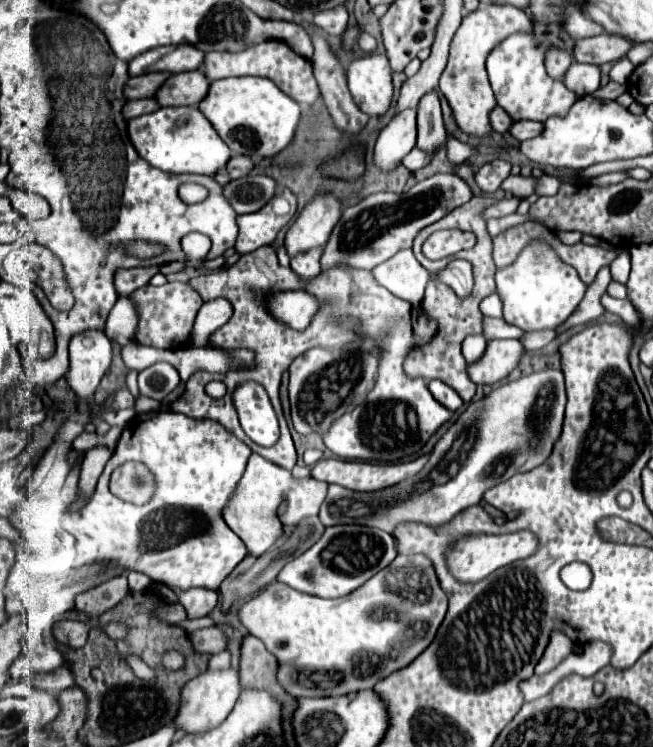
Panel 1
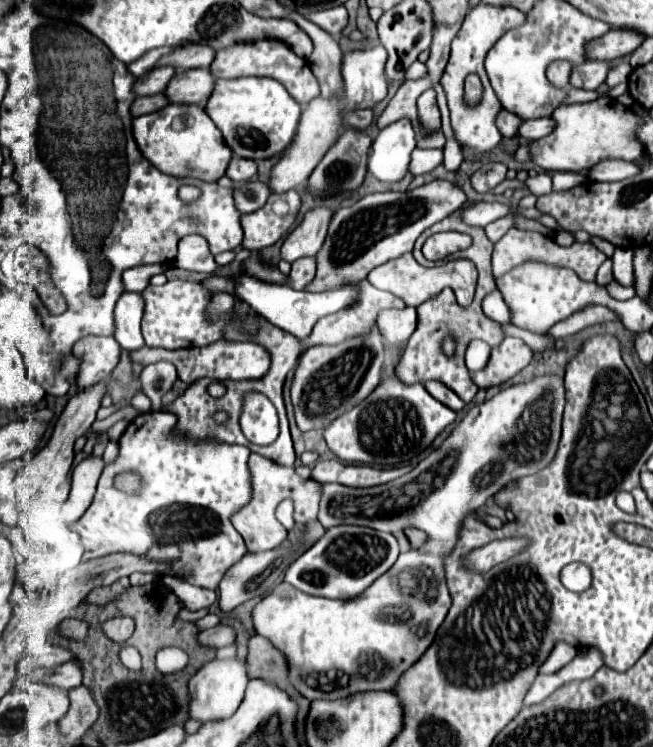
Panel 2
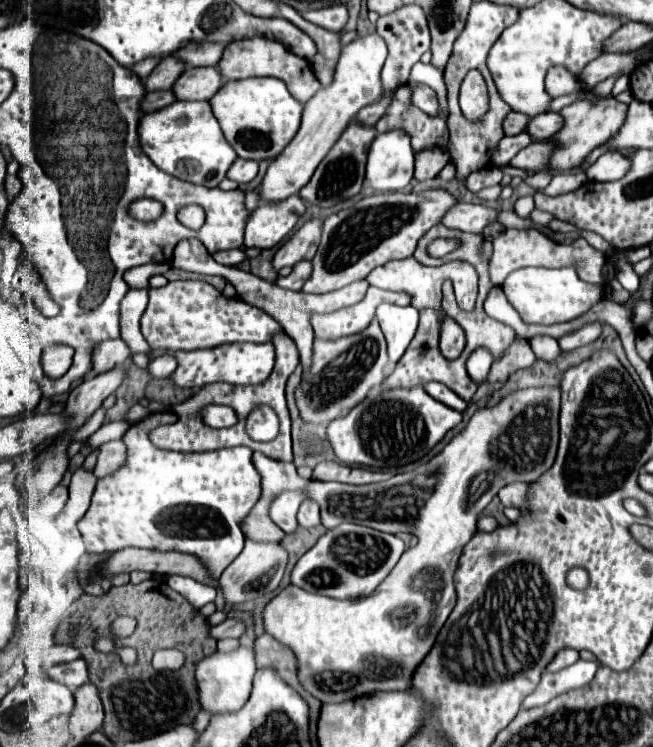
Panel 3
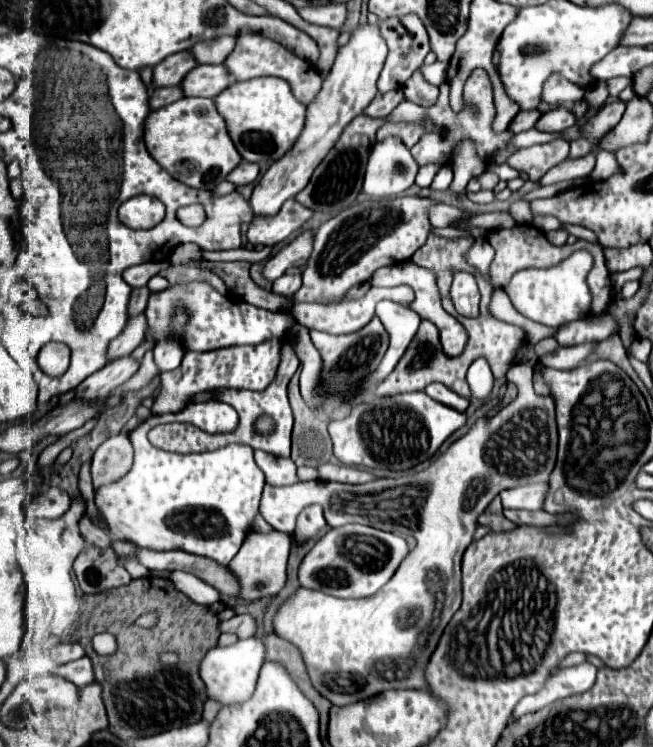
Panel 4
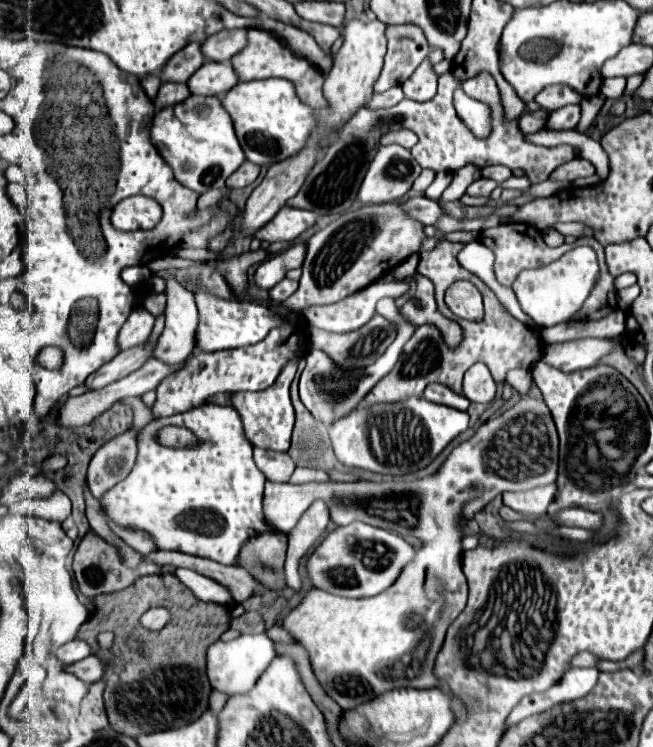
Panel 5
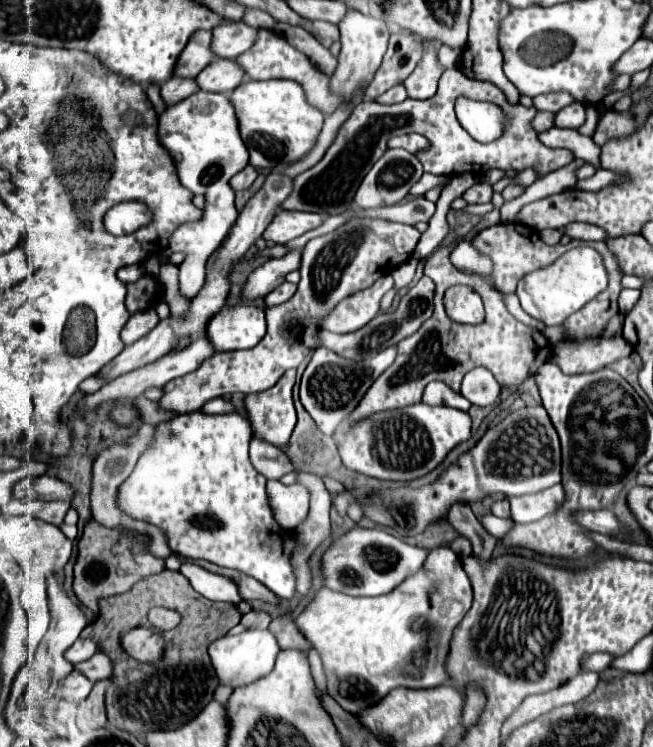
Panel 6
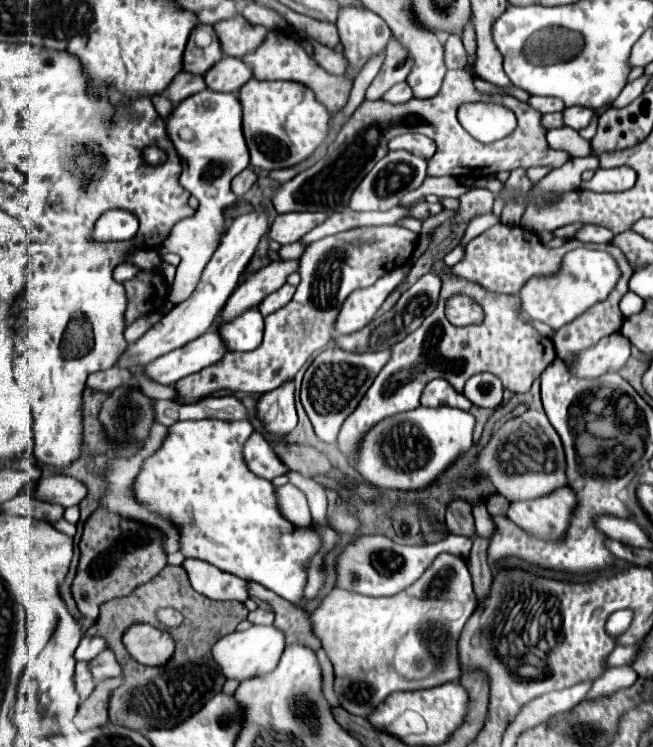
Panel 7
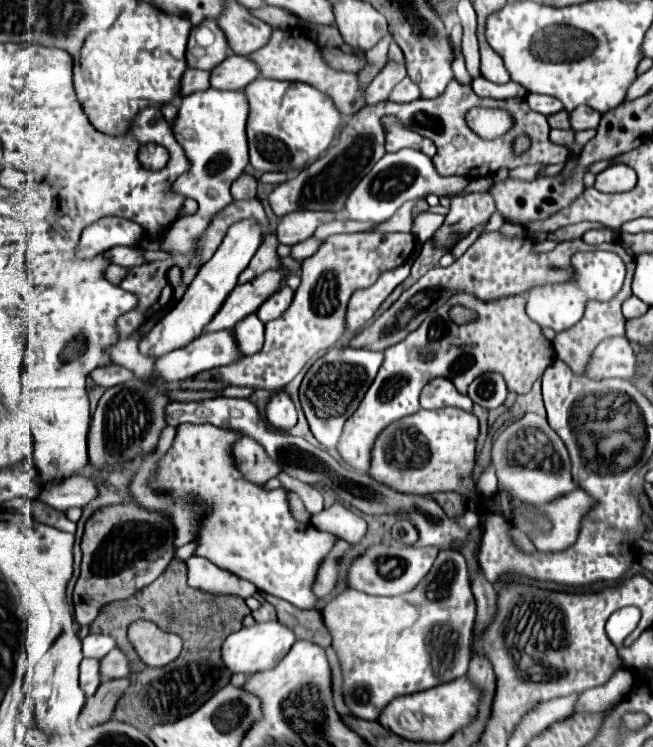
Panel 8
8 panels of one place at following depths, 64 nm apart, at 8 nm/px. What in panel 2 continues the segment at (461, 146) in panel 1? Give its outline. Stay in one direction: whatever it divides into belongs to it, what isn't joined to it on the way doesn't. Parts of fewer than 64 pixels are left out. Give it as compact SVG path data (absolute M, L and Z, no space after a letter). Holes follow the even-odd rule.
M450 124L442 126L442 130L446 132L446 146L444 146L444 168L448 172L456 172L462 164L462 152L454 140L454 134L450 132Z

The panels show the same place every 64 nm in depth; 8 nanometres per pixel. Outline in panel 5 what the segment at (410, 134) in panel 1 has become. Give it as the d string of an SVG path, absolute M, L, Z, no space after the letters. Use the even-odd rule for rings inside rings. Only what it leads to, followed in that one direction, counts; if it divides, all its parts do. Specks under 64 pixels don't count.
M382 146L370 164L360 186L358 200L362 204L386 204L404 198L422 168L402 146Z

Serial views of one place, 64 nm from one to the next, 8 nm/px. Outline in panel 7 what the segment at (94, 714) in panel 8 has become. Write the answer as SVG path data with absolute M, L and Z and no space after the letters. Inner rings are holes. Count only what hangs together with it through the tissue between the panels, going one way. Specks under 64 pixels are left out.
M110 678L98 682L98 688L80 704L76 714L76 726L82 730L96 728L108 722L108 706L112 692L122 686L122 678Z

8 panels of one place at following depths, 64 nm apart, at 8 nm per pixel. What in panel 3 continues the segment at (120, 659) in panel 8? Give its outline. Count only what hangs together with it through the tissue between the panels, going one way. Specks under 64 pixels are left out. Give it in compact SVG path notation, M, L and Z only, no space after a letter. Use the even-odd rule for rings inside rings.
M78 658L74 662L68 662L68 664L58 664L58 666L52 666L48 670L48 676L52 680L58 680L62 684L66 684L70 690L76 690L80 688L82 684L90 682L90 676L88 676L88 664L84 658Z

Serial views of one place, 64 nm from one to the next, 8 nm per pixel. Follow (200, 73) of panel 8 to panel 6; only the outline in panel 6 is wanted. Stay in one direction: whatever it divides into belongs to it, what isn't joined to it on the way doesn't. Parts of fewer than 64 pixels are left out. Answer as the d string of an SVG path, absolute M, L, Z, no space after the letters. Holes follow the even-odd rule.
M172 76L166 84L162 84L160 88L160 96L162 100L172 106L172 104L178 104L180 100L192 96L194 92L198 92L198 82L194 78L180 78L180 76Z

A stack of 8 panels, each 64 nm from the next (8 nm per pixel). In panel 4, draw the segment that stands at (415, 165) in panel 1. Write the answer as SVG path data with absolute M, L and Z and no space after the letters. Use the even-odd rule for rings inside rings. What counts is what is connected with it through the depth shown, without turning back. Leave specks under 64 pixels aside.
M436 164L420 166L420 172L418 172L418 176L416 176L416 186L420 186L420 188L428 188L428 186L432 184L432 180L434 180L438 168L440 168L440 166L436 166Z

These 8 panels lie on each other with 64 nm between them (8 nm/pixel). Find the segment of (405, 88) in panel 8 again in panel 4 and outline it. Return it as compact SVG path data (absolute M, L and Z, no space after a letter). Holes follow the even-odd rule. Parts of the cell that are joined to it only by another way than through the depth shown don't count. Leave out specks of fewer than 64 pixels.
M390 90L386 94L376 94L372 104L364 110L368 116L386 116L386 112L392 112L400 102L404 100L402 90Z

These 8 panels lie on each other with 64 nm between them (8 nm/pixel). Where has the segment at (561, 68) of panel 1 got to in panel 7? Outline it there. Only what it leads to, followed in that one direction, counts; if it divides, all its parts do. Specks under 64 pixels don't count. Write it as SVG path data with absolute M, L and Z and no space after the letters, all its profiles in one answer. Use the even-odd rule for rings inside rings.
M530 96L528 104L530 104L534 110L542 112L542 114L548 114L548 112L562 112L562 110L564 110L564 104L562 104L562 100L558 100L558 98Z

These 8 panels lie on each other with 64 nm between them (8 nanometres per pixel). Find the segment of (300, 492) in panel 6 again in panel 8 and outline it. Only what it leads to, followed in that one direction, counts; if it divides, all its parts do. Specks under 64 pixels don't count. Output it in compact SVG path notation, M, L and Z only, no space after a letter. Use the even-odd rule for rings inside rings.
M288 492L288 496L290 496L290 509L292 510L292 514L298 522L306 522L309 523L311 515L306 511L303 502L298 500L298 496L294 496L294 494L290 494Z

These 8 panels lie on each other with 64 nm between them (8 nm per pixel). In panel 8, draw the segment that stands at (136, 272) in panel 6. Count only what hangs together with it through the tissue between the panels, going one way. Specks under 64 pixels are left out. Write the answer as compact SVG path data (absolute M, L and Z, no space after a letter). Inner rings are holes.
M110 264L110 266L104 270L104 278L110 280L110 284L118 284L120 278L122 278L122 274L126 274L126 272L128 272L126 268L116 266L116 264Z

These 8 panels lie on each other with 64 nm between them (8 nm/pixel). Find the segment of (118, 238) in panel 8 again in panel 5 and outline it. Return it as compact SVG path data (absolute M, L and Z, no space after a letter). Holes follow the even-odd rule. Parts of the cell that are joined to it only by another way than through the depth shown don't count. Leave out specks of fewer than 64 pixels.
M126 198L120 204L114 206L110 222L114 228L122 232L132 232L134 230L134 198Z

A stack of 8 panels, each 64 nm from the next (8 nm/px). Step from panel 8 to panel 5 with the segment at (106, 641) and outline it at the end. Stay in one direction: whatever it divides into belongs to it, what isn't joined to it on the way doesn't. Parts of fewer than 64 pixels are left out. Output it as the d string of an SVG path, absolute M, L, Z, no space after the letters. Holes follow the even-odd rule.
M72 640L68 644L64 644L62 648L56 650L58 660L62 660L64 664L74 664L78 660L84 660L86 656L90 656L90 644L84 640Z

